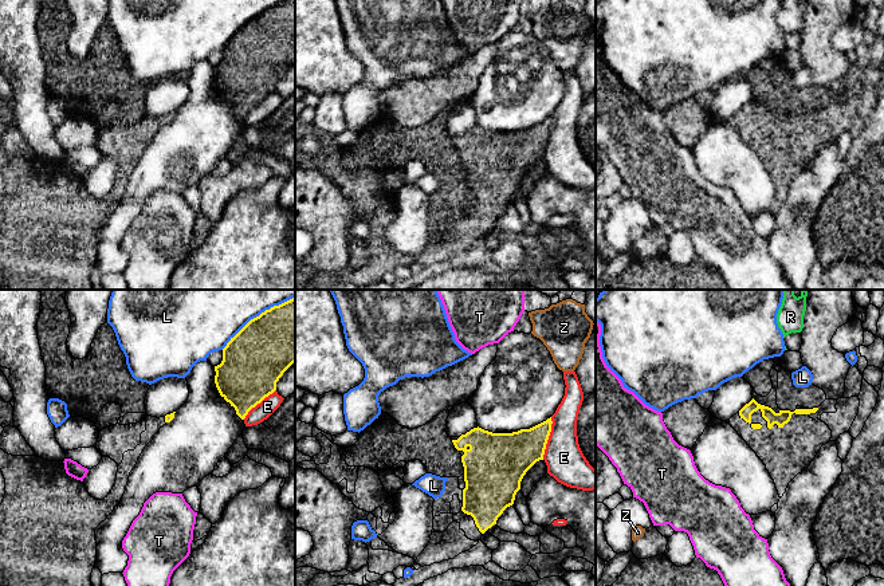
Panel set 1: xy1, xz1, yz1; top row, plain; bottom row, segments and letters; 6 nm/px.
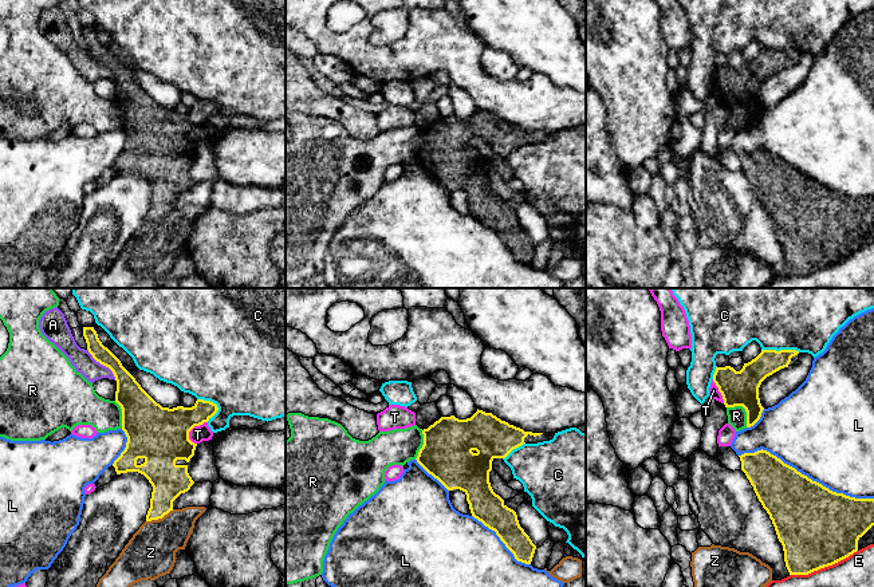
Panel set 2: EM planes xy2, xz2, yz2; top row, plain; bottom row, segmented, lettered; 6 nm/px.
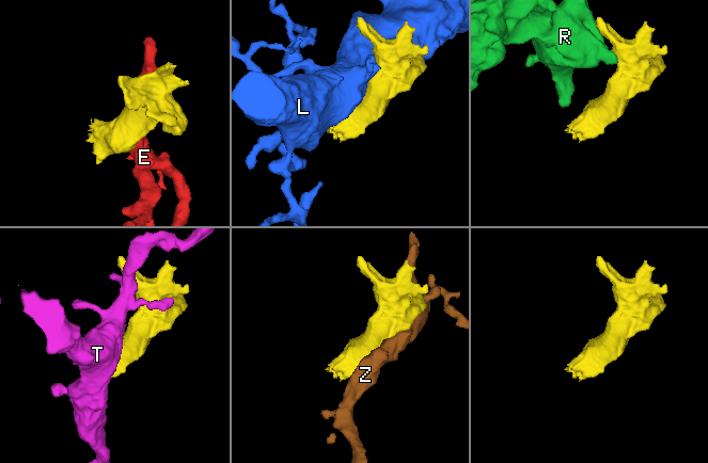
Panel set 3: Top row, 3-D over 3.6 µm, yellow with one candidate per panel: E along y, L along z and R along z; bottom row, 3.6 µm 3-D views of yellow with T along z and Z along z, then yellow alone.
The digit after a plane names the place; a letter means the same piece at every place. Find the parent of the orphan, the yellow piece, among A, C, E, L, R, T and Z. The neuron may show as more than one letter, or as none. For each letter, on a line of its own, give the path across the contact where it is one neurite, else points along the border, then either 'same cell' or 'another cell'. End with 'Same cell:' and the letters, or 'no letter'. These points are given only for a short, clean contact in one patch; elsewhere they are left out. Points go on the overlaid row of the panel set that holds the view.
A: border along xy2 (87, 349), (97, 361), (111, 371), (115, 379); another cell
C: another cell
E: another cell
L: another cell
R: border along yz2 (727, 406), (741, 406), (745, 412), (747, 426); another cell
T: another cell
Z: another cell
Same cell: no letter

